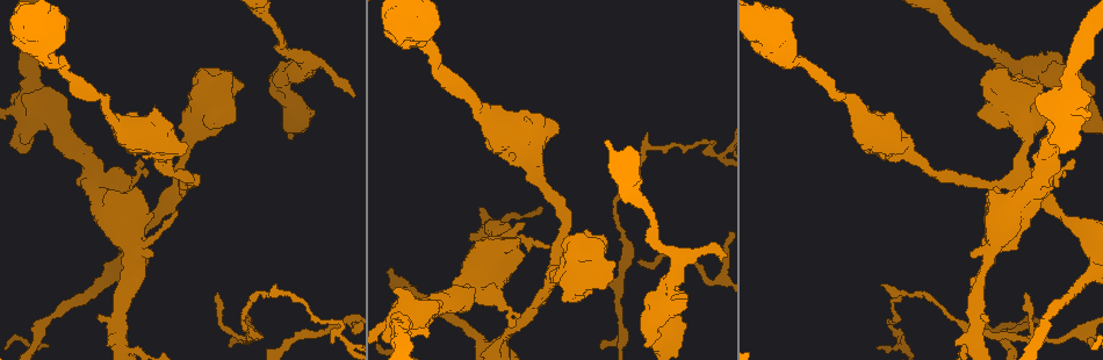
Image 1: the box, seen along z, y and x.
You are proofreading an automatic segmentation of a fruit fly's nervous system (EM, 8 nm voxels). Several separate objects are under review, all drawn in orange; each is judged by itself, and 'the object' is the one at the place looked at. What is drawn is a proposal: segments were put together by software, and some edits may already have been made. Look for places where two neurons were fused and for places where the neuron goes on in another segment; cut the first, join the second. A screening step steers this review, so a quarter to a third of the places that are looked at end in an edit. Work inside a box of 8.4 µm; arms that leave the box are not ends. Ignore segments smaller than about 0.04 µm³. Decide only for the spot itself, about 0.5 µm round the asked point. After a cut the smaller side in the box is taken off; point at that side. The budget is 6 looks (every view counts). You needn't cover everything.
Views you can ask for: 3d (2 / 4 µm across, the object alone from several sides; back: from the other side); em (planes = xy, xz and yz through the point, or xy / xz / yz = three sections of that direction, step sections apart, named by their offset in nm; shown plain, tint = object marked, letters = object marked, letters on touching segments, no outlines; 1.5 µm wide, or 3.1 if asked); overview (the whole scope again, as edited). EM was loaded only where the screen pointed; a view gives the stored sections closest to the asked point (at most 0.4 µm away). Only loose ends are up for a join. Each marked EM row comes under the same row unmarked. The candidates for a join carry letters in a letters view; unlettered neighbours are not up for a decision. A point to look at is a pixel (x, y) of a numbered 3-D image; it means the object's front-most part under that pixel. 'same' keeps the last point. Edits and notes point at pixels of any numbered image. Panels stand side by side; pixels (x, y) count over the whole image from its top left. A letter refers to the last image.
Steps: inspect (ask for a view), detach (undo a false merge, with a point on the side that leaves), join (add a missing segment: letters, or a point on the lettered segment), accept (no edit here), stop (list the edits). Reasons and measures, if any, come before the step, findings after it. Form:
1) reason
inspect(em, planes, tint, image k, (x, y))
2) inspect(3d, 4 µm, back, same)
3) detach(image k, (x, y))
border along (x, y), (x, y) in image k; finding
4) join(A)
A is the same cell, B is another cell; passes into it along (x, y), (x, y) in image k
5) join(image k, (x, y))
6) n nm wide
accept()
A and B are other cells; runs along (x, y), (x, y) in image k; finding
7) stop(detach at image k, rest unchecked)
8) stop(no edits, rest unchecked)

abrupt turn
inspect(em, 3.1 µm, planes, tint, image 1, (335, 321))

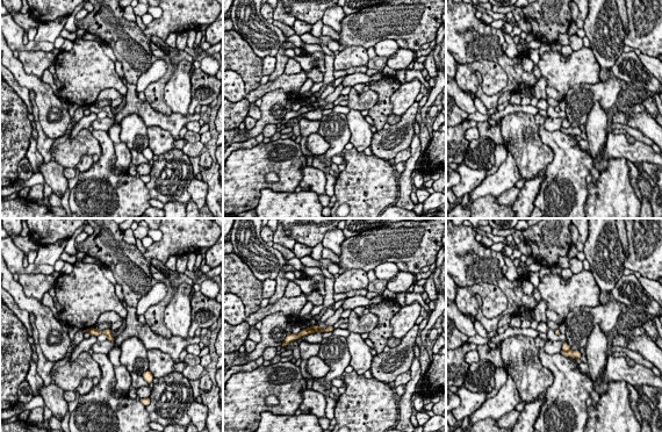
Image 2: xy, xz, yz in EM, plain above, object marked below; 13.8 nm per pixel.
what lies round it
inspect(em, 3.1 µm, planes, letters, same)

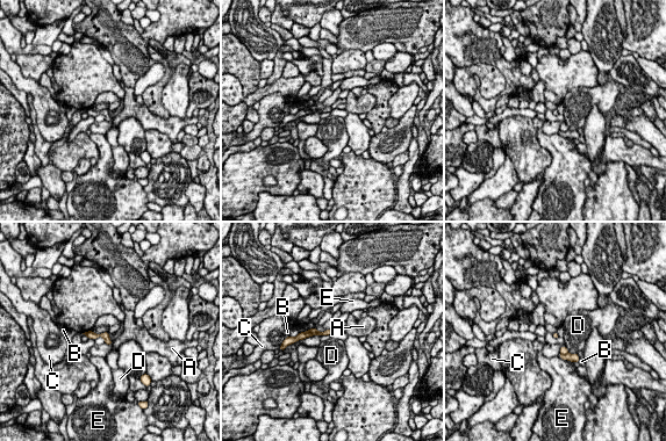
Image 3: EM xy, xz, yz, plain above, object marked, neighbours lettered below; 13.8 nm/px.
detach(image 3, (573, 358))
A, B, C, D and E are other cells; border along (560, 353), (567, 354) in image 3; two neurons meet here

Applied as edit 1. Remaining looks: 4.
free end
inspect(3d, 4 µm, image 1, (980, 315))

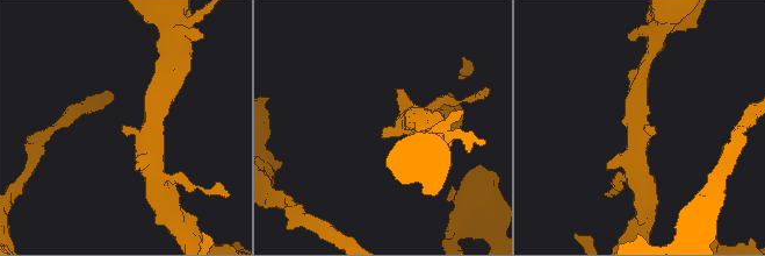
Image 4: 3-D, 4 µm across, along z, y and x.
arms of 340, 340 nm; shape alone is not enough
inspect(em, yz, step 4, letters, image 4, (383, 128))

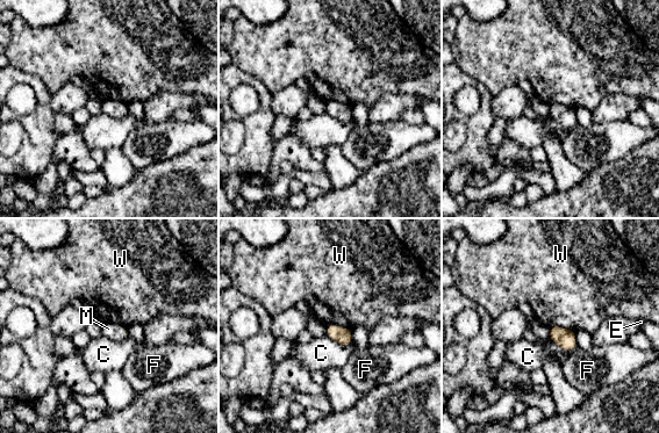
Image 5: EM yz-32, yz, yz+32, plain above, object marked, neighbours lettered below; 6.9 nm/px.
cut it another way
inspect(em, planes, letters, same)

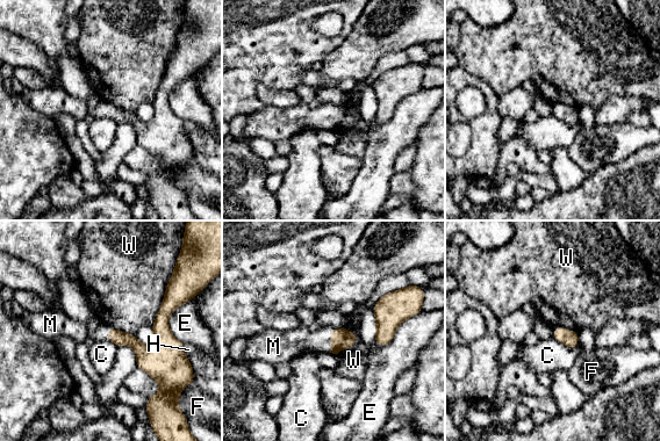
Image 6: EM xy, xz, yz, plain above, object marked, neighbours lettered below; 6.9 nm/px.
W touches over 380 nm
join(image 6, (294, 341))
M is the same cell, C, E, F, H and W are other cells; passes into it along (343, 338), (330, 340), (294, 341) in image 6; the neuron continues

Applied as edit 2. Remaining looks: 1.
stop(detach at image 3, join at image 6, rest unchecked)

